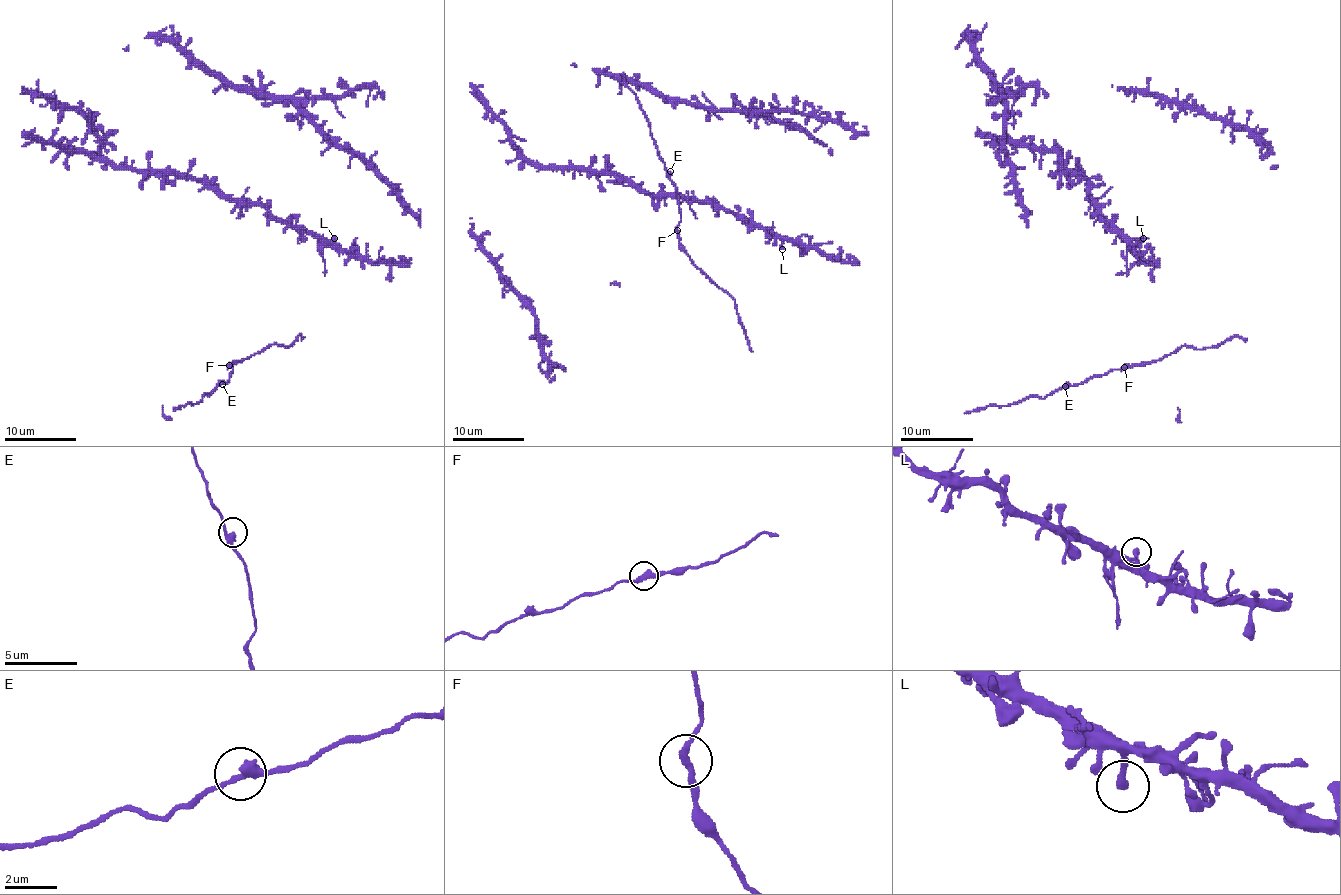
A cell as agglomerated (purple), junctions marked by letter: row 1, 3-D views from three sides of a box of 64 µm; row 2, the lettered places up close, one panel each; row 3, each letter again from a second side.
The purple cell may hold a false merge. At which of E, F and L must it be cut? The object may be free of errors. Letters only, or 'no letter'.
no letter

